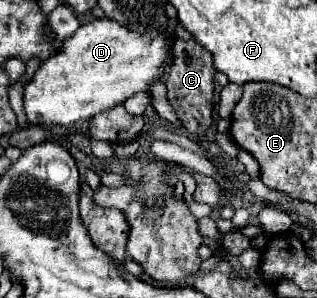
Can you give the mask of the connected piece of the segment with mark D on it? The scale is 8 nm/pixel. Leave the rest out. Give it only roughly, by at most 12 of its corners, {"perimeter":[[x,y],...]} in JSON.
{"perimeter":[[99,18],[25,84],[27,124],[71,126],[159,78],[161,32]]}

